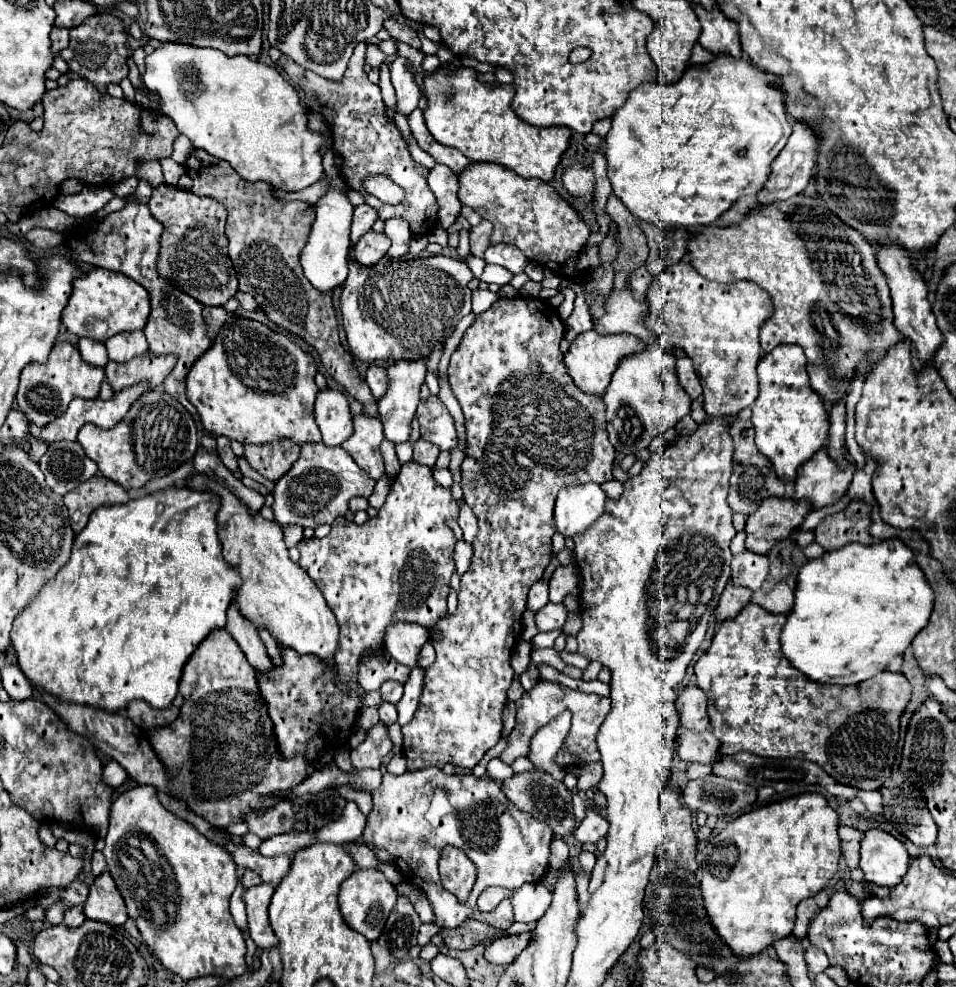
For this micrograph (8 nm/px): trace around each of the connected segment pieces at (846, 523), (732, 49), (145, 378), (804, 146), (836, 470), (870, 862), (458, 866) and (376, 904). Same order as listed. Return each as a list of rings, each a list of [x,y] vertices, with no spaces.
[[[852,501],[844,511],[826,515],[814,529],[816,543],[824,551],[834,551],[848,543],[870,545],[874,539],[868,533],[870,525],[870,505],[862,501]]]
[[[700,3],[692,5],[694,13],[700,19],[702,33],[700,33],[700,43],[708,51],[716,53],[730,53],[732,57],[742,57],[742,45],[738,41],[738,25],[736,21],[726,19],[726,15],[714,5],[712,11],[706,11]]]
[[[146,351],[128,363],[110,361],[104,371],[114,391],[120,391],[124,387],[138,385],[138,383],[146,383],[152,389],[158,389],[174,365],[176,365],[176,359],[172,353],[152,355],[150,351]]]
[[[792,121],[792,135],[790,135],[786,147],[780,151],[780,155],[772,163],[770,179],[764,185],[768,195],[764,195],[764,189],[762,189],[758,193],[758,203],[768,205],[774,201],[784,201],[796,193],[802,193],[812,177],[812,169],[816,167],[820,145],[822,145],[822,141],[818,141],[818,133],[814,133],[814,129],[810,129],[810,125],[802,125],[802,121]]]
[[[826,449],[818,451],[810,461],[806,461],[804,465],[800,465],[798,469],[798,477],[794,483],[794,495],[792,499],[806,499],[812,503],[812,509],[822,509],[828,505],[834,505],[836,501],[840,501],[852,481],[852,471],[854,469],[840,469],[826,453]]]
[[[868,829],[860,843],[860,869],[868,883],[896,887],[910,867],[910,855],[902,841],[882,829]]]
[[[446,845],[440,857],[440,875],[442,885],[464,903],[476,883],[476,865],[462,849]]]
[[[356,869],[356,873],[352,873],[340,887],[340,895],[338,895],[338,903],[340,903],[340,911],[344,921],[358,933],[362,933],[368,941],[376,941],[390,911],[394,909],[398,901],[398,893],[396,887],[384,877],[382,871],[378,869]]]

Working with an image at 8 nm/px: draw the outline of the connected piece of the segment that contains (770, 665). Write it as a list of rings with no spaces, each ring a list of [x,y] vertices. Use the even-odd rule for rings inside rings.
[[[748,603],[736,617],[726,619],[718,625],[718,631],[712,639],[710,649],[698,659],[698,663],[694,665],[696,671],[696,685],[706,693],[708,697],[708,717],[710,717],[710,729],[712,733],[718,737],[720,741],[720,753],[722,755],[734,755],[738,751],[748,751],[760,757],[778,757],[778,759],[786,759],[786,757],[802,757],[808,761],[818,763],[828,775],[832,775],[834,779],[838,779],[844,785],[852,785],[858,789],[880,789],[884,787],[886,779],[890,777],[890,769],[896,757],[896,745],[898,745],[898,725],[900,725],[900,715],[906,709],[910,695],[912,695],[912,687],[908,683],[908,679],[902,673],[892,673],[892,671],[880,671],[874,679],[862,681],[858,685],[822,685],[818,681],[810,681],[804,673],[800,673],[798,669],[794,669],[792,665],[788,665],[784,653],[782,653],[782,645],[780,645],[780,631],[782,625],[786,623],[786,615],[774,615],[768,613],[766,609],[762,609],[756,603]]]

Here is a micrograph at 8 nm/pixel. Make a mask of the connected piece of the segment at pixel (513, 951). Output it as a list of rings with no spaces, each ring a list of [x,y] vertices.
[[[530,933],[498,937],[490,945],[486,945],[484,957],[494,965],[508,965],[528,945],[528,941],[530,941]]]

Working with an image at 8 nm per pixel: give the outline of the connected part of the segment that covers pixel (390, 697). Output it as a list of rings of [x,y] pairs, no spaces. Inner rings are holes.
[[[384,681],[380,687],[380,695],[382,701],[396,705],[402,699],[402,685],[398,681]]]

